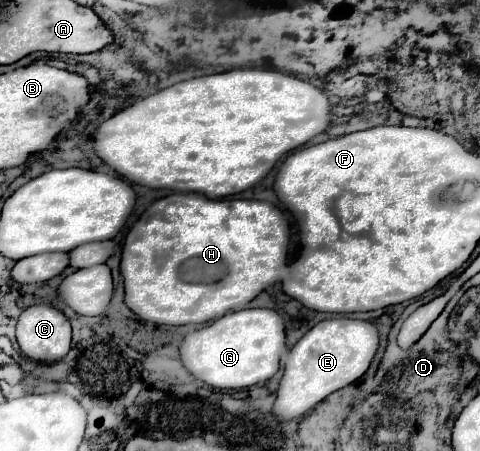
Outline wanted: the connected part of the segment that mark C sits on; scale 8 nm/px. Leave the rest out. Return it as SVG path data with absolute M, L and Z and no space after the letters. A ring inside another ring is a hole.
M32 305L18 319L16 339L28 359L54 363L70 351L70 321L52 305Z

